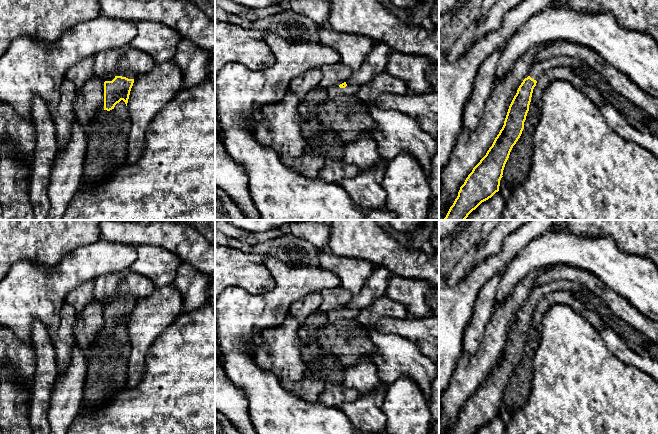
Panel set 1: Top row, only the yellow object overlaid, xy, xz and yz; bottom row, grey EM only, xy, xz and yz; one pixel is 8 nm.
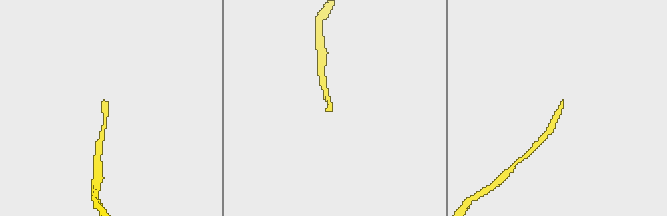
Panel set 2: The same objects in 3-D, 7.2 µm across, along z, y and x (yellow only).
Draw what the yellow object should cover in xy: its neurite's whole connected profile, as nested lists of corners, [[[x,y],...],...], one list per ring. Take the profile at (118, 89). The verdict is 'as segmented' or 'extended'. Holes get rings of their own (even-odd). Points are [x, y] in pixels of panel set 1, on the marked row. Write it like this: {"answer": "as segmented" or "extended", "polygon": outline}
{"answer": "extended", "polygon": [[[119,67],[110,73],[104,82],[104,110],[110,111],[123,100],[127,106],[131,88],[134,83],[132,72],[123,72]]]}

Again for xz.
{"answer": "extended", "polygon": [[[346,82],[340,85],[334,85],[327,89],[328,98],[335,100],[341,97],[347,97],[355,99],[355,96],[358,92],[358,86],[356,85],[347,85]]]}

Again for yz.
{"answer": "extended", "polygon": [[[569,56],[551,57],[532,65],[529,76],[523,80],[509,106],[502,129],[460,187],[457,198],[443,220],[465,220],[482,202],[499,191],[505,164],[524,129],[537,80],[547,71],[562,66],[592,70],[587,64]]]}

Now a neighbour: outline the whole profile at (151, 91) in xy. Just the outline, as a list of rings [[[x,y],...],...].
[[[172,60],[156,64],[152,70],[134,77],[127,103],[131,120],[128,163],[139,159],[150,122],[181,89],[182,81],[182,70]]]

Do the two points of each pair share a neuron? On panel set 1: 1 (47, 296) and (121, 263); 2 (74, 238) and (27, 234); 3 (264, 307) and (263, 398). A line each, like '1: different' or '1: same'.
1: same
2: same
3: same

